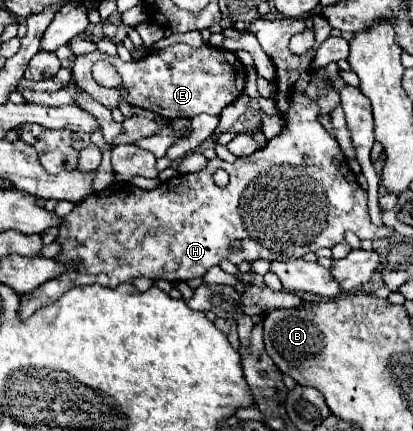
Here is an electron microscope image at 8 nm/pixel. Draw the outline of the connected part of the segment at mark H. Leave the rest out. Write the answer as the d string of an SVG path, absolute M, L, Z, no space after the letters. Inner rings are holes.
M314 16L314 46L302 54L294 56L288 50L290 36L304 32L306 24L304 20L266 20L258 18L248 28L264 48L264 52L270 56L274 68L276 68L276 108L280 116L284 118L284 130L276 138L268 140L266 148L256 150L254 154L246 158L238 158L234 164L222 162L220 158L210 160L210 164L202 172L194 174L180 174L166 182L162 182L154 190L142 190L132 186L130 182L116 182L108 188L90 194L84 202L76 204L76 208L66 216L68 226L60 226L58 242L62 244L62 252L56 256L60 262L70 260L82 260L84 266L74 272L64 272L60 278L48 280L30 294L22 296L20 304L20 318L32 316L38 308L48 306L56 302L66 290L74 286L88 286L88 284L100 284L108 288L116 288L118 284L132 282L140 276L152 278L152 280L170 280L170 282L186 282L192 278L204 276L212 266L218 266L222 260L230 260L234 264L240 264L242 260L300 260L306 252L316 252L320 248L332 248L334 244L344 240L344 232L352 230L360 240L378 240L392 236L392 230L388 226L374 226L368 216L366 206L366 190L358 184L356 174L350 170L338 142L326 132L326 128L320 124L320 116L330 116L330 112L340 102L340 88L346 86L346 82L340 78L338 64L328 64L322 70L314 68L314 56L320 44L330 36L332 26L322 18ZM324 78L332 78L334 90L324 92L322 82ZM216 168L224 168L230 174L228 186L220 188L214 182ZM234 240L242 240L242 250L232 252L230 244Z

